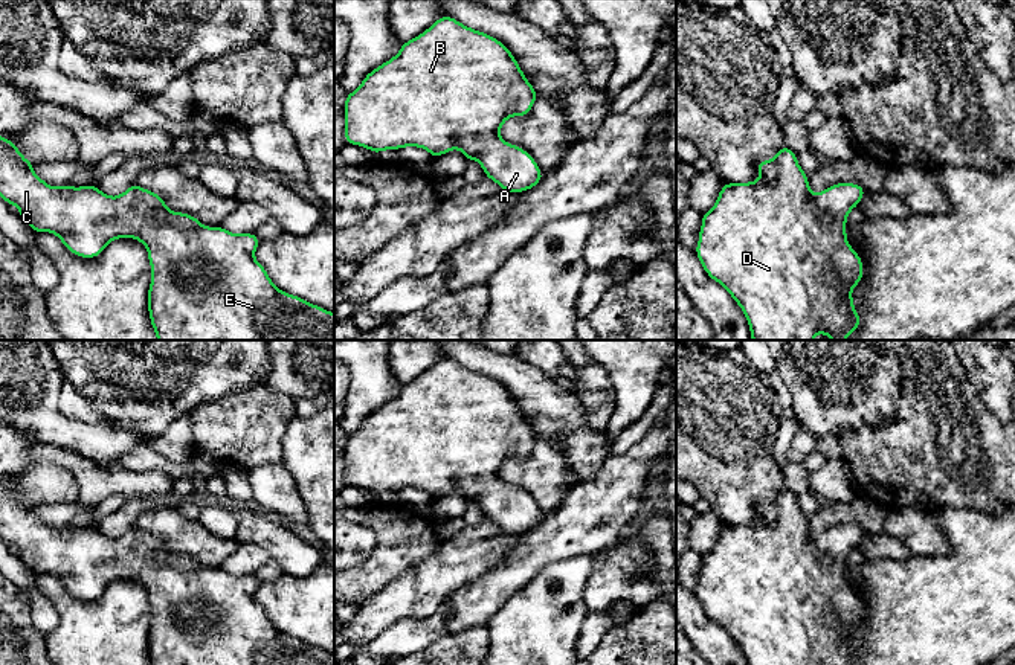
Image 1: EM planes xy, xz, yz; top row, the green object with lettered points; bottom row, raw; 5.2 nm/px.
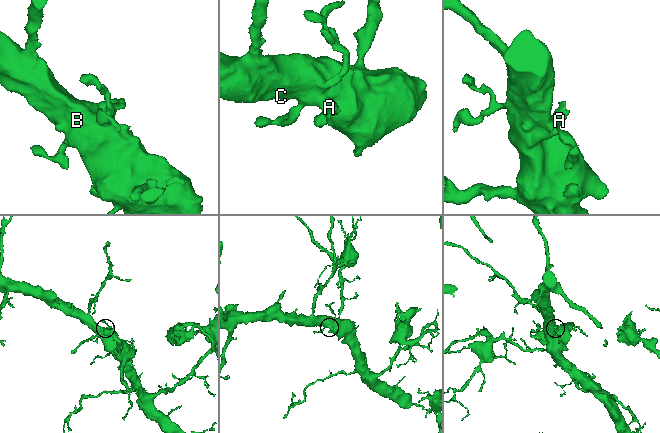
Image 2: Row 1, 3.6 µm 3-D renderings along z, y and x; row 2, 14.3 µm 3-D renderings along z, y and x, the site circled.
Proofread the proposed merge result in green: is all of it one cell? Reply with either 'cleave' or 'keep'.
keep

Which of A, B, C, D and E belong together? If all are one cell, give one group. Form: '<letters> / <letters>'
A B C D E

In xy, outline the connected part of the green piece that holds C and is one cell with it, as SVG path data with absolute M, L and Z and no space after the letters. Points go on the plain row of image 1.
M0 477L0 538L18 549L20 560L35 575L56 577L79 599L99 598L118 580L139 581L151 607L151 665L334 665L334 654L284 634L270 622L253 598L261 584L255 575L206 569L192 557L169 552L159 535L137 525L118 538L108 538L96 526L53 529L34 514L32 505Z

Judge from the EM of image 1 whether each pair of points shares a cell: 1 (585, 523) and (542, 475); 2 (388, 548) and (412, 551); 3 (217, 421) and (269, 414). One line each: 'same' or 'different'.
1: different
2: same
3: same

